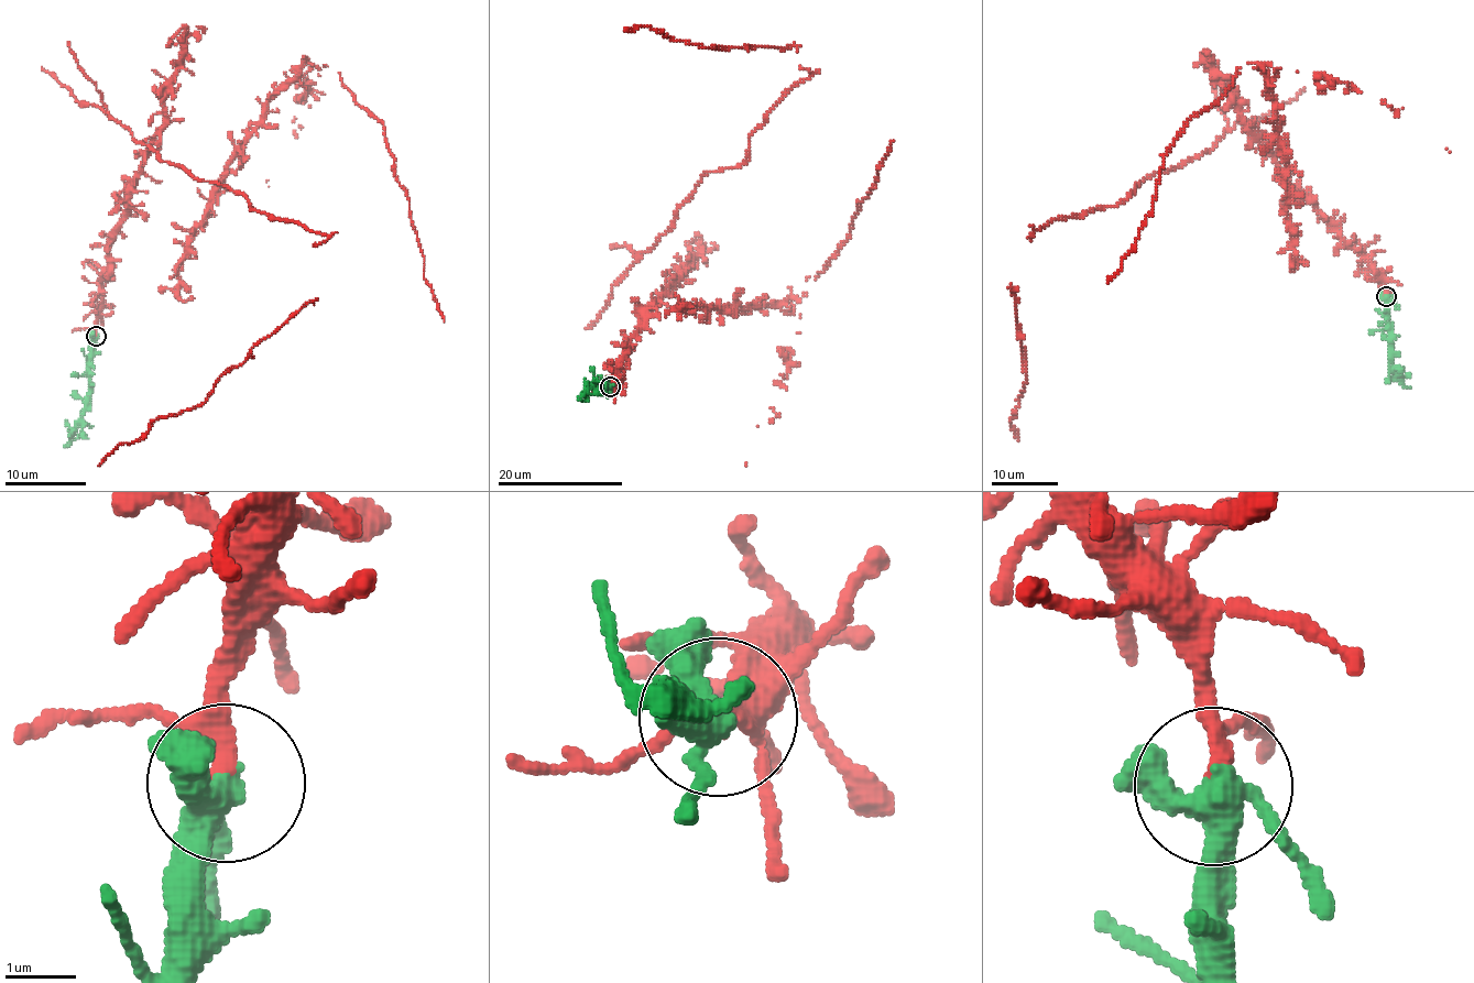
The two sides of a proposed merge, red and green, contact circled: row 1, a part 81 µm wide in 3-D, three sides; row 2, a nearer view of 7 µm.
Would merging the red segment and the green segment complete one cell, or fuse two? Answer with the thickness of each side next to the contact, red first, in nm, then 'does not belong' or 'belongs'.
200/360 nm | belongs

